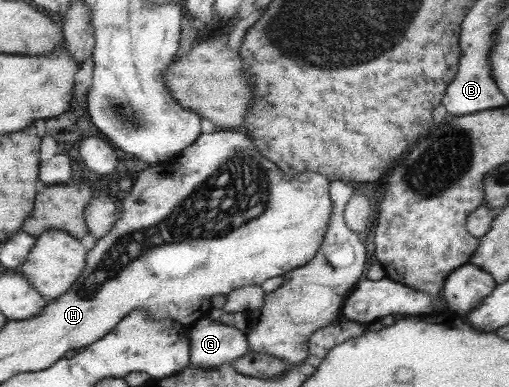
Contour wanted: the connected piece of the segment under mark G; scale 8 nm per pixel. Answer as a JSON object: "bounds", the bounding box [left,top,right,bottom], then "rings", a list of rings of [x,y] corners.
{"bounds":[189,315,248,369],"rings":[[[205,315],[189,327],[190,366],[201,369],[213,369],[223,363],[232,363],[240,356],[245,356],[248,350],[246,334],[234,327],[227,327],[218,321],[213,321]]]}

